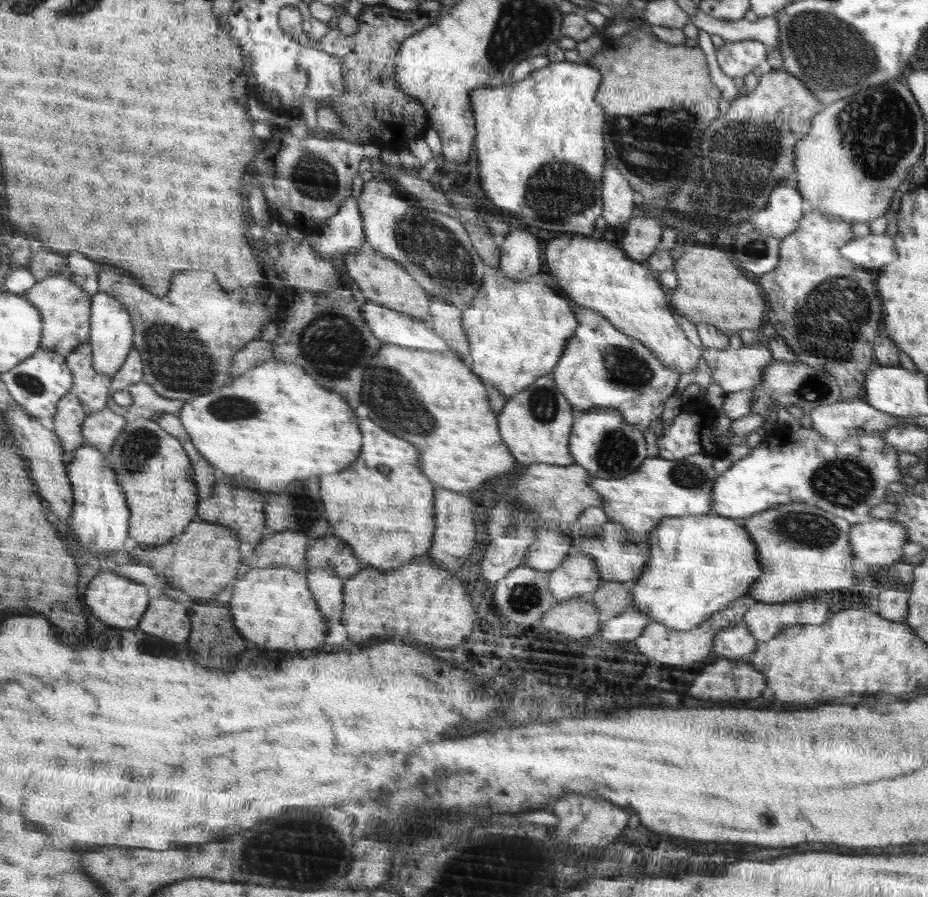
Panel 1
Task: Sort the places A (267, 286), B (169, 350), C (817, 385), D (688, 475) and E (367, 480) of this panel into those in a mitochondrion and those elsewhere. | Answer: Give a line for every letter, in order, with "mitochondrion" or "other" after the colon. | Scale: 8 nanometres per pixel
A: other
B: mitochondrion
C: mitochondrion
D: mitochondrion
E: other

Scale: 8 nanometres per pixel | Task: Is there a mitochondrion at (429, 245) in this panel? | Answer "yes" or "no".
yes

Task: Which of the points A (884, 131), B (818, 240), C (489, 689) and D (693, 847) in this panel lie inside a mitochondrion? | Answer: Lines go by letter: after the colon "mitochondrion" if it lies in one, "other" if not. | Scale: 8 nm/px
A: mitochondrion
B: other
C: other
D: other

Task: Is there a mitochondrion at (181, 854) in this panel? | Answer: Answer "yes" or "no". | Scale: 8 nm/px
no

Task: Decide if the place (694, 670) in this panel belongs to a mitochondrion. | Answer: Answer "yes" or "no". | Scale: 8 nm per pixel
no

